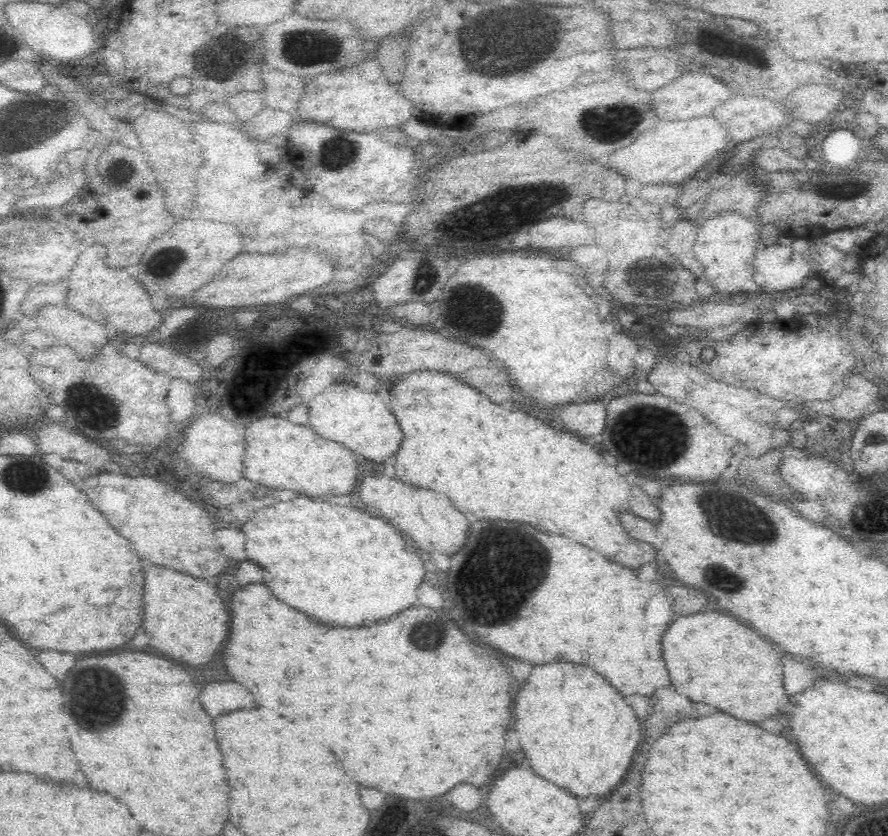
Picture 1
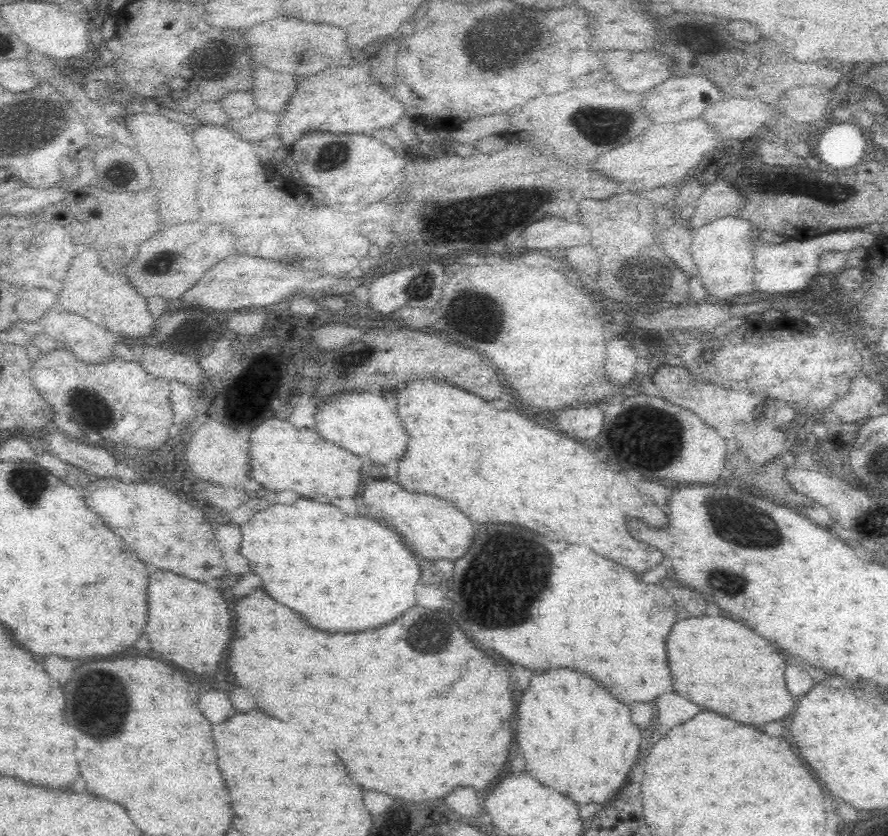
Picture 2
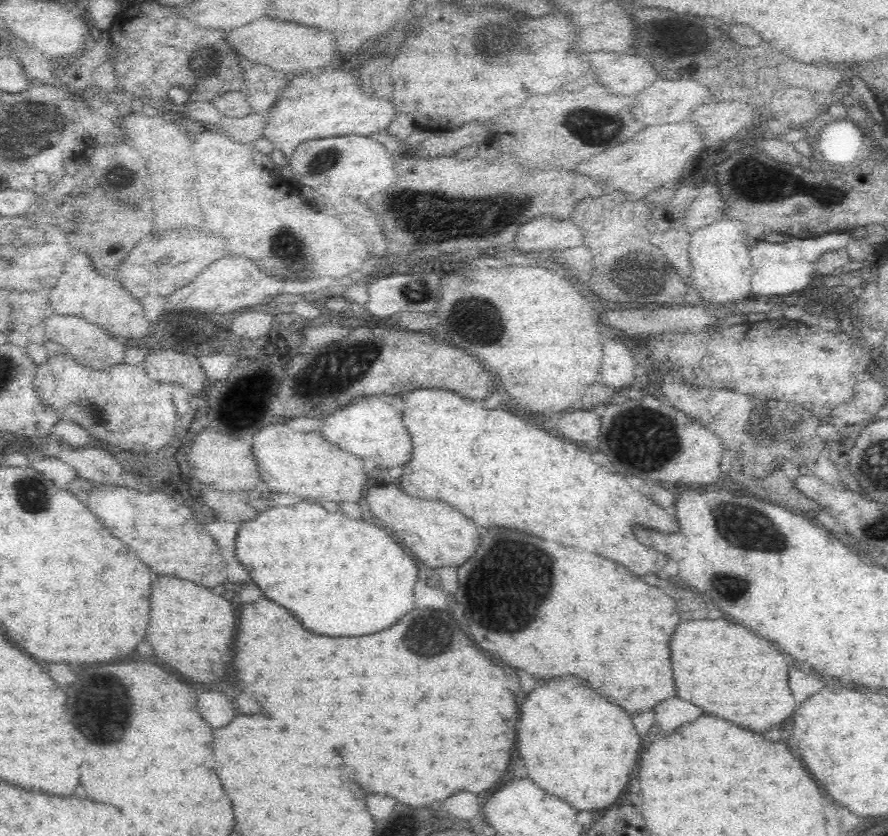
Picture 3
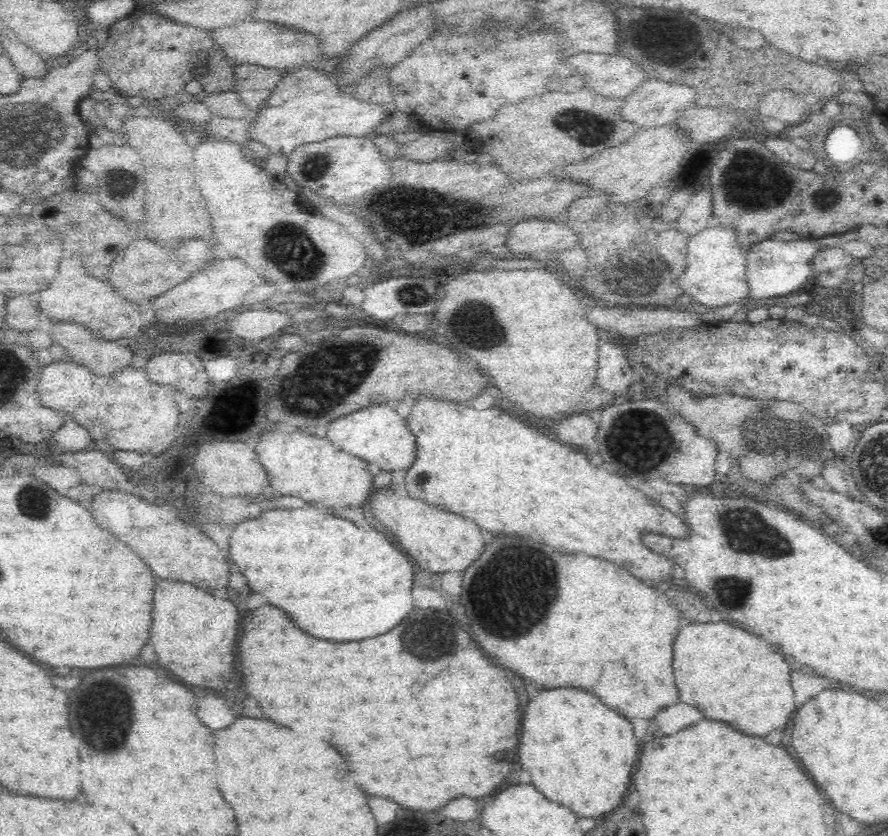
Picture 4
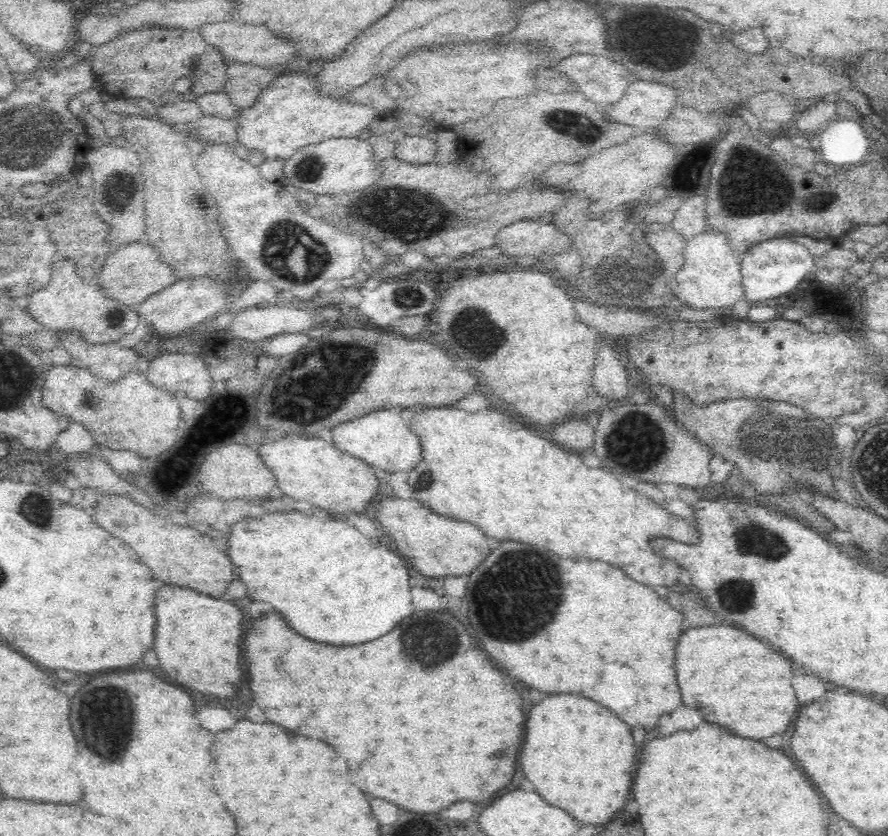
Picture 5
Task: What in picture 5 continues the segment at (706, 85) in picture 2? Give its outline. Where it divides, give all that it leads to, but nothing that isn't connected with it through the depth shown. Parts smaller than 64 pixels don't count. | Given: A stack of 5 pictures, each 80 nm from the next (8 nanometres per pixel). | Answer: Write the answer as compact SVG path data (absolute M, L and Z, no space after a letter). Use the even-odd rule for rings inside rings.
M637 80L626 96L608 110L608 118L630 126L660 126L678 104L678 93L665 84Z

